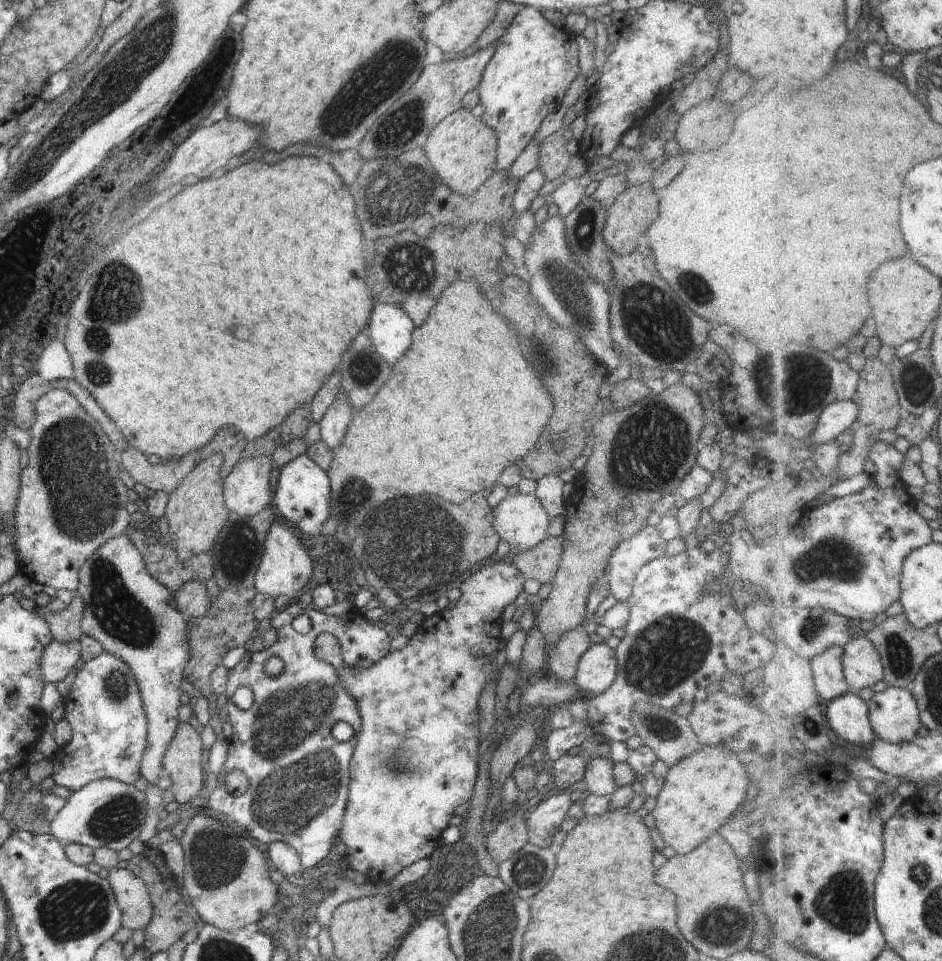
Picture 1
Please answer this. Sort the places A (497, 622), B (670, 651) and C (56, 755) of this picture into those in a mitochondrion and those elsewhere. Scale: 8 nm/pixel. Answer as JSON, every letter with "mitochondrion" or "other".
{"A":"other","B":"mitochondrion","C":"other"}

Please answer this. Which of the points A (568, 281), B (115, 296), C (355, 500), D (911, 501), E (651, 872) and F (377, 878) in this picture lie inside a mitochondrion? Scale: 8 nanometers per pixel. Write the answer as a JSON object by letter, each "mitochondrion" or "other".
{"A":"mitochondrion","B":"mitochondrion","C":"mitochondrion","D":"other","E":"other","F":"other"}

